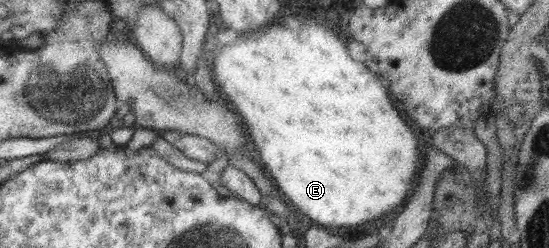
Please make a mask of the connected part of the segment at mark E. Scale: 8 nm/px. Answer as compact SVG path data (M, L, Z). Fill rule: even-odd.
M278 23L267 25L267 27L261 27L257 31L251 31L251 33L239 33L235 41L231 43L221 45L218 44L217 49L215 49L215 56L213 57L213 71L212 80L216 83L217 89L223 94L223 97L228 101L229 106L231 106L233 112L237 112L241 122L244 124L246 133L248 134L249 140L251 140L250 149L254 149L259 153L259 161L261 161L261 168L265 171L265 174L270 179L276 192L289 204L291 209L297 209L303 215L309 217L311 221L315 221L315 225L319 223L319 227L345 227L345 225L361 225L361 223L367 223L367 221L373 221L373 219L379 219L387 213L392 213L399 210L400 207L405 203L409 195L413 192L414 183L417 183L417 171L420 169L422 146L420 141L419 132L417 129L410 127L409 121L404 117L404 115L399 115L399 111L394 109L393 101L391 97L387 97L389 91L381 78L373 74L364 63L357 63L348 55L345 40L340 40L337 38L328 27L324 25L315 25L315 23L301 23L303 27L296 32L295 29L290 29L289 27L281 26Z

